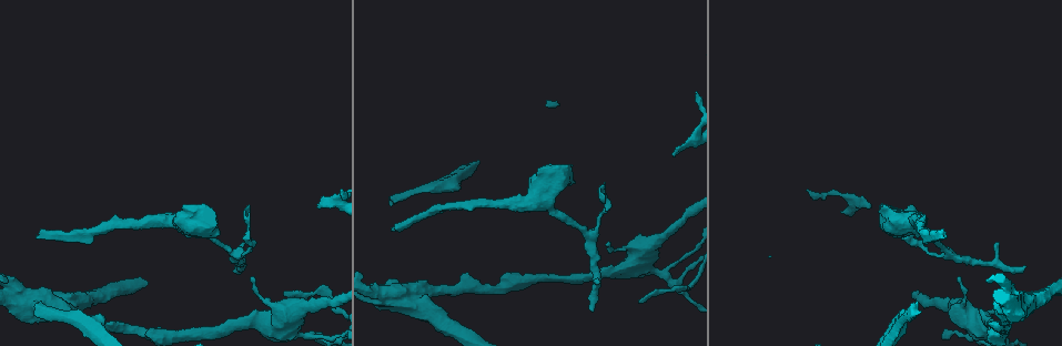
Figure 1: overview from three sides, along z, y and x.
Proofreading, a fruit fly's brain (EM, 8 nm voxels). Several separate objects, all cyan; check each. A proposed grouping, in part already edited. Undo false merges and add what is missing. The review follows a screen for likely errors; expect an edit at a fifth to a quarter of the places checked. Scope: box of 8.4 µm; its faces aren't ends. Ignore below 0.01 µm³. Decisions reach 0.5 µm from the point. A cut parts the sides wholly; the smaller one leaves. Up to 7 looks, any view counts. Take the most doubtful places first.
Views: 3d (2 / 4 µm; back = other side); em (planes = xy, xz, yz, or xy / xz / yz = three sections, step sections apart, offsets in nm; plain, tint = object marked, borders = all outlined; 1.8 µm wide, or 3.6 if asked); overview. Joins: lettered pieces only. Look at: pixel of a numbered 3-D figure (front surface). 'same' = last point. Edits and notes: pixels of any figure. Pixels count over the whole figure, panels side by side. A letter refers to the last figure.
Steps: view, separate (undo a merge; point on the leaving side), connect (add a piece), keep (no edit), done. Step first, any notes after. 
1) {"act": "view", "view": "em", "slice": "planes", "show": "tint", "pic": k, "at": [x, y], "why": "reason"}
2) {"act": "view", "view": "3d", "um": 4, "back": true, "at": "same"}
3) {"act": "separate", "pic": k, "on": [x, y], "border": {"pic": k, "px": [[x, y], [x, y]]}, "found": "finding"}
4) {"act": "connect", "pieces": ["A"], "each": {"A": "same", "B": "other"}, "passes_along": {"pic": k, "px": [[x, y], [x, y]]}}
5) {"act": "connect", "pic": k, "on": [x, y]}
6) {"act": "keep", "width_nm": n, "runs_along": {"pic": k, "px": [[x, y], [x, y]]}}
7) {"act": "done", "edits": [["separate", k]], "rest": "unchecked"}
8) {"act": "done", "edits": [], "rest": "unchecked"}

{"act": "view", "view": "em", "slice": "yz", "step": 16, "show": "borders", "pic": 1, "at": [920, 312], "why": "branch stops here"}

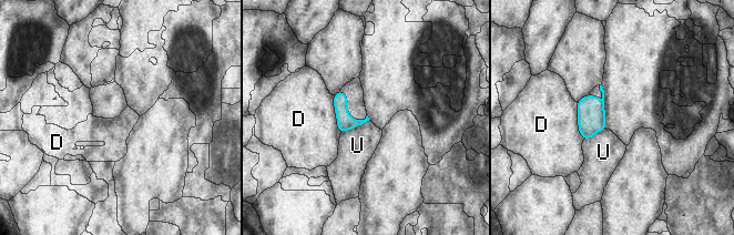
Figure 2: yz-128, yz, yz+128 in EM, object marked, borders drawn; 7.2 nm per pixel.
{"act": "keep", "each": {"D": "other", "U": "other"}, "border": {"pic": 2, "px": [[368, 120], [340, 134]]}, "found": "no lettered piece goes on from it"}

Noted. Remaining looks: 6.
{"act": "view", "view": "em", "slice": "xy", "step": 16, "show": "tint", "pic": 1, "at": [393, 230], "why": "long arm stops here"}

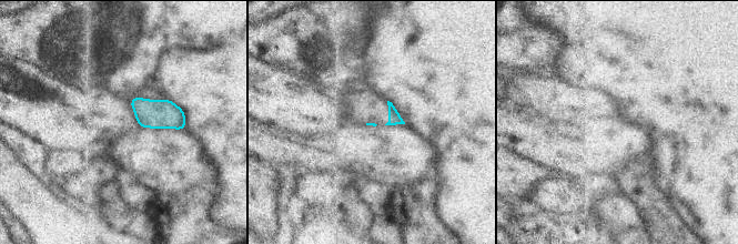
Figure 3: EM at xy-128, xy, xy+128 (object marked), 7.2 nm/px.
{"act": "view", "view": "em", "slice": "planes", "show": "borders", "at": "same", "why": "cut it another way"}

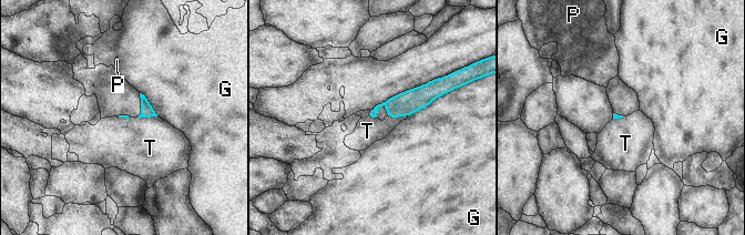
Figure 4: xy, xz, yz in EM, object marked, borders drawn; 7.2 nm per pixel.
{"act": "keep", "each": {"G": "other", "P": "other", "T": "other"}, "runs_along": {"pic": 4, "px": [[435, 93], [383, 103], [370, 114]]}, "found": "none of them fits"}

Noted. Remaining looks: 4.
{"act": "view", "view": "3d", "um": 2, "pic": 1, "at": [871, 206]}

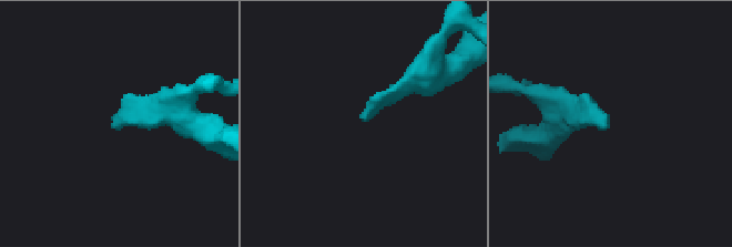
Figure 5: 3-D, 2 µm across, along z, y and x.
{"act": "view", "view": "em", "slice": "planes", "show": "borders", "pic": 5, "at": [114, 124], "why": "shape alone is not enough"}

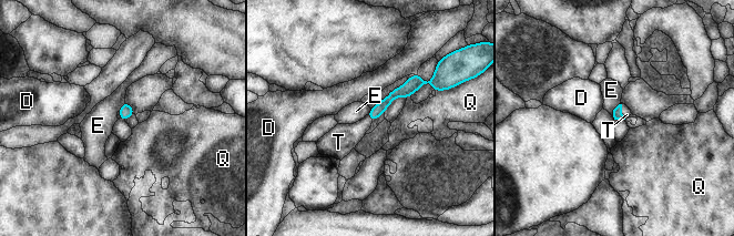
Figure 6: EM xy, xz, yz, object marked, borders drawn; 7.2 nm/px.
{"act": "connect", "pic": 6, "on": [625, 111], "each": {"D": "other", "E": "other", "Q": "other", "T": "same"}, "passes_along": {"pic": 6, "px": [[618, 114], [621, 111], [625, 111]]}, "found": "it goes on there"}

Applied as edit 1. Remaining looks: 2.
{"act": "done", "edits": [["connect", 6]], "rest": "unchecked"}

